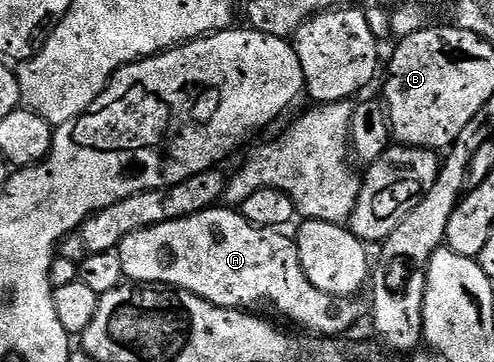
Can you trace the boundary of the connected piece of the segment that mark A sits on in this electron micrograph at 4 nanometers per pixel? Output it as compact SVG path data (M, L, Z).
M213 207L126 235L118 252L129 282L182 289L223 309L252 311L255 305L273 305L282 316L313 329L313 334L343 334L348 313L340 306L341 298L318 291L306 279L296 242L286 234L251 225L235 208Z

